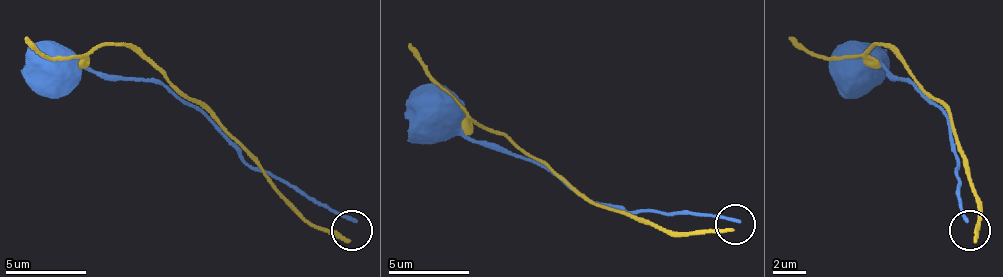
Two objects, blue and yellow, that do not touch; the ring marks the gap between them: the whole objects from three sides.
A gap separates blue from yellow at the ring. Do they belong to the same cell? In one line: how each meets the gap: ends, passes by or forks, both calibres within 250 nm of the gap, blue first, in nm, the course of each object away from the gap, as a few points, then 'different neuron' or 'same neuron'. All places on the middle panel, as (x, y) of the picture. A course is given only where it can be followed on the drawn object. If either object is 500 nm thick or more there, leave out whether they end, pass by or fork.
blue ends there; yellow ends there; 220 nm thick on the blue side, 280 nm on the other; blue runs (737, 223), (717, 215), (615, 211), (583, 198), (554, 174), (436, 125), (432, 113); yellow runs (733, 227), (680, 231), (595, 207), (505, 137), (481, 125), (428, 72), (408, 44); different neuron

